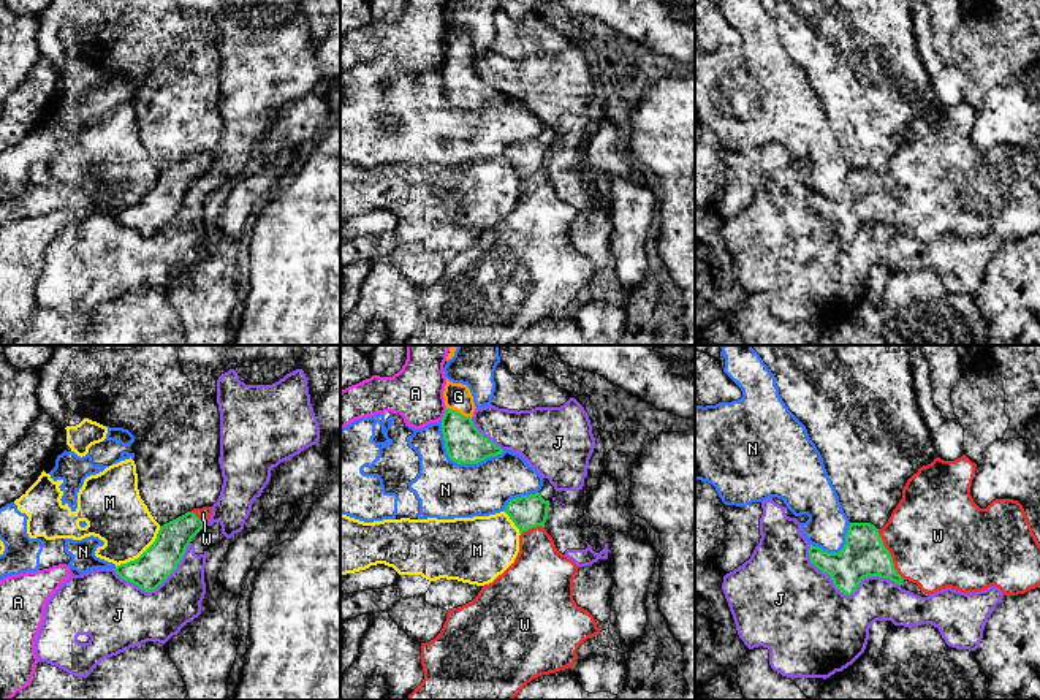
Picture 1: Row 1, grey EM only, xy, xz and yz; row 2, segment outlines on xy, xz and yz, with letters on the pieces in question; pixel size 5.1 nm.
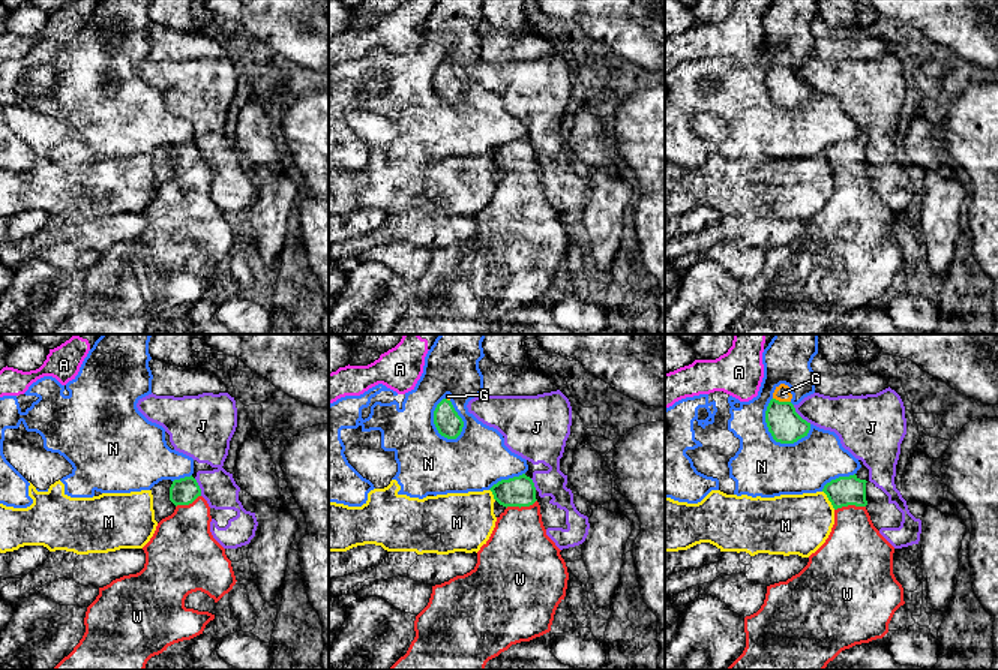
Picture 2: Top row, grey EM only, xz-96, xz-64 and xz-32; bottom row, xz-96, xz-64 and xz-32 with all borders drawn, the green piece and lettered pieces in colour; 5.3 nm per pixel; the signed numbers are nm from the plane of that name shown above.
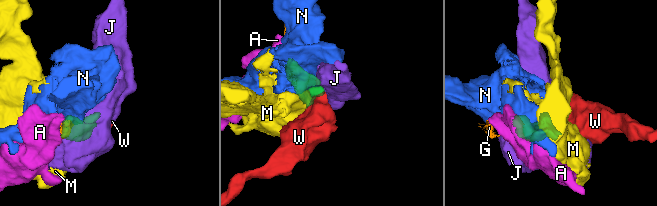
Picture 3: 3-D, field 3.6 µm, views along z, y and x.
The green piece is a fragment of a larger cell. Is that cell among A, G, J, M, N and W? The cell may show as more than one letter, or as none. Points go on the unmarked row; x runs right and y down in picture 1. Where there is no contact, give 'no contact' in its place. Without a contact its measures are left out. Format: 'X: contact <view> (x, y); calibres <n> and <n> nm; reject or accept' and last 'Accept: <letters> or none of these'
A: contact xz (444, 60); calibres 200 and 280 nm; reject
G: contact xz (458, 57); calibres 200 and 140 nm; accept
J: contact yz (849, 239); calibres 220 and 460 nm; reject
M: contact xy (143, 198); calibres 180 and 300 nm; reject
N: contact xz (459, 108); calibres 200 and 300 nm; reject
W: contact yz (890, 200); calibres 220 and 500 nm; accept
Accept: G, W

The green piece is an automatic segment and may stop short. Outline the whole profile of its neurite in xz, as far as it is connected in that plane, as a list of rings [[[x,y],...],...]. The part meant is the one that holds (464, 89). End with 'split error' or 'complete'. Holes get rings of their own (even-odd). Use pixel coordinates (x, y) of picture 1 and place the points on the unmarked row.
[[[446,24],[443,43],[446,57],[442,63],[442,79],[451,106],[478,109],[503,98],[475,73],[472,62],[476,52],[467,30],[453,29]]]; split error

